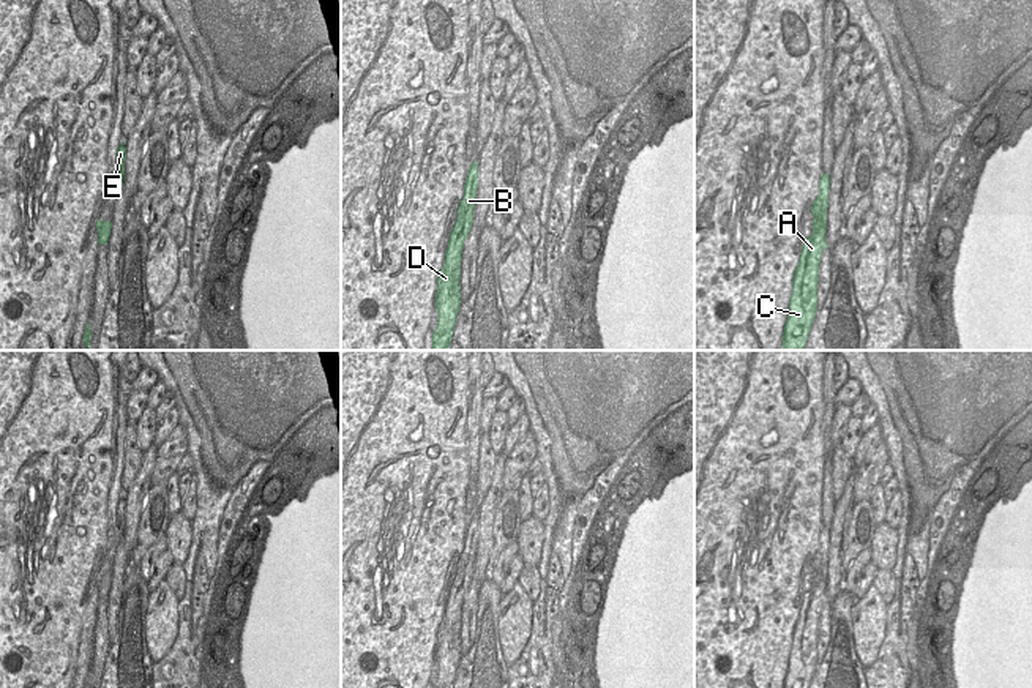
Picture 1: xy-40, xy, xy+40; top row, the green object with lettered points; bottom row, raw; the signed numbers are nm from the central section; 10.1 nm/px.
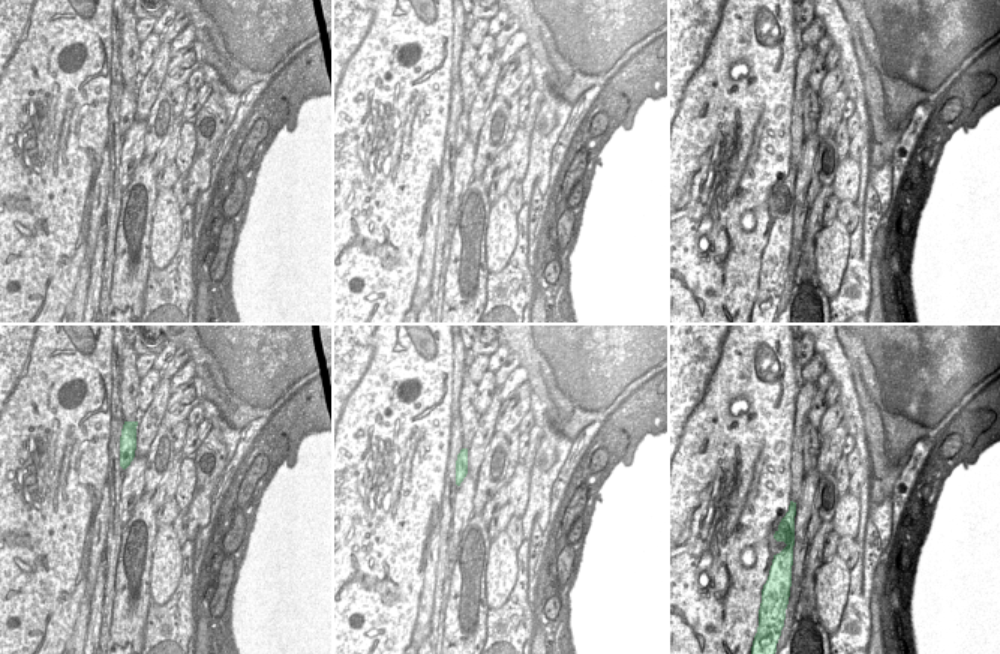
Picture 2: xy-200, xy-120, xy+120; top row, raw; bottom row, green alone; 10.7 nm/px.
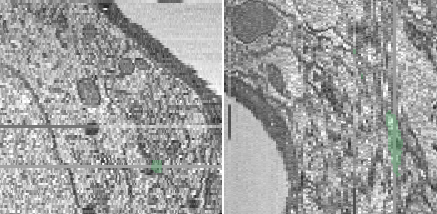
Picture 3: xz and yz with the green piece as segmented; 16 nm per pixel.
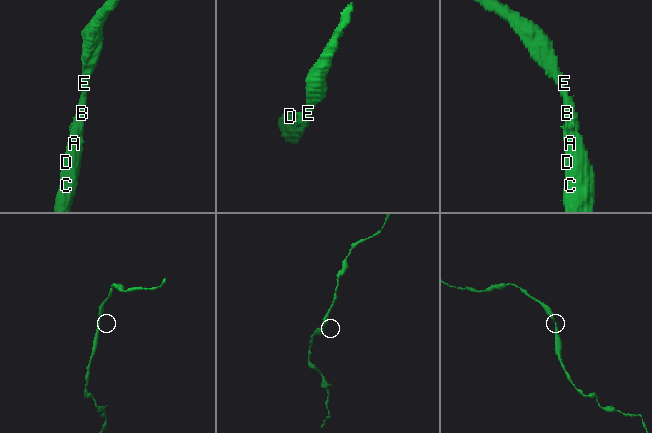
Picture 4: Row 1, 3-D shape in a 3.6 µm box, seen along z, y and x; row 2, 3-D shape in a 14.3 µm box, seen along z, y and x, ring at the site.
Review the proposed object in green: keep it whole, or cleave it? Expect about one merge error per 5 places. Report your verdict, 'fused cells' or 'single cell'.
single cell

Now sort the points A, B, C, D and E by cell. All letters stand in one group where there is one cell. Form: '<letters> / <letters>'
A B C D E

